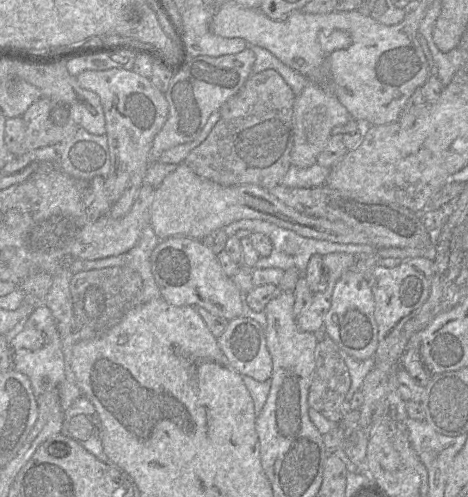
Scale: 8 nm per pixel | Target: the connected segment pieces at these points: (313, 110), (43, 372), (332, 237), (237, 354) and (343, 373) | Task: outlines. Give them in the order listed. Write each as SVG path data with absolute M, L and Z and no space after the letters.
M309 82L294 102L294 146L291 152L291 164L307 168L317 163L317 157L331 137L332 129L345 125L351 119L347 109L334 94L325 87Z
M37 306L10 340L11 366L31 381L34 393L39 396L59 385L64 378L62 341L49 308Z
M184 163L179 164L155 188L150 208L150 225L160 240L173 236L202 240L211 233L243 219L267 221L307 238L340 244L374 246L366 234L354 231L343 222L302 214L285 205L262 187L255 185L218 185L199 177Z
M238 317L228 322L217 343L230 365L241 375L266 381L272 375L272 359L264 329L253 319Z
M327 336L319 339L315 349L315 369L308 394L309 407L317 411L340 410L345 408L346 396L351 386L351 377L345 361L339 353L340 348Z

